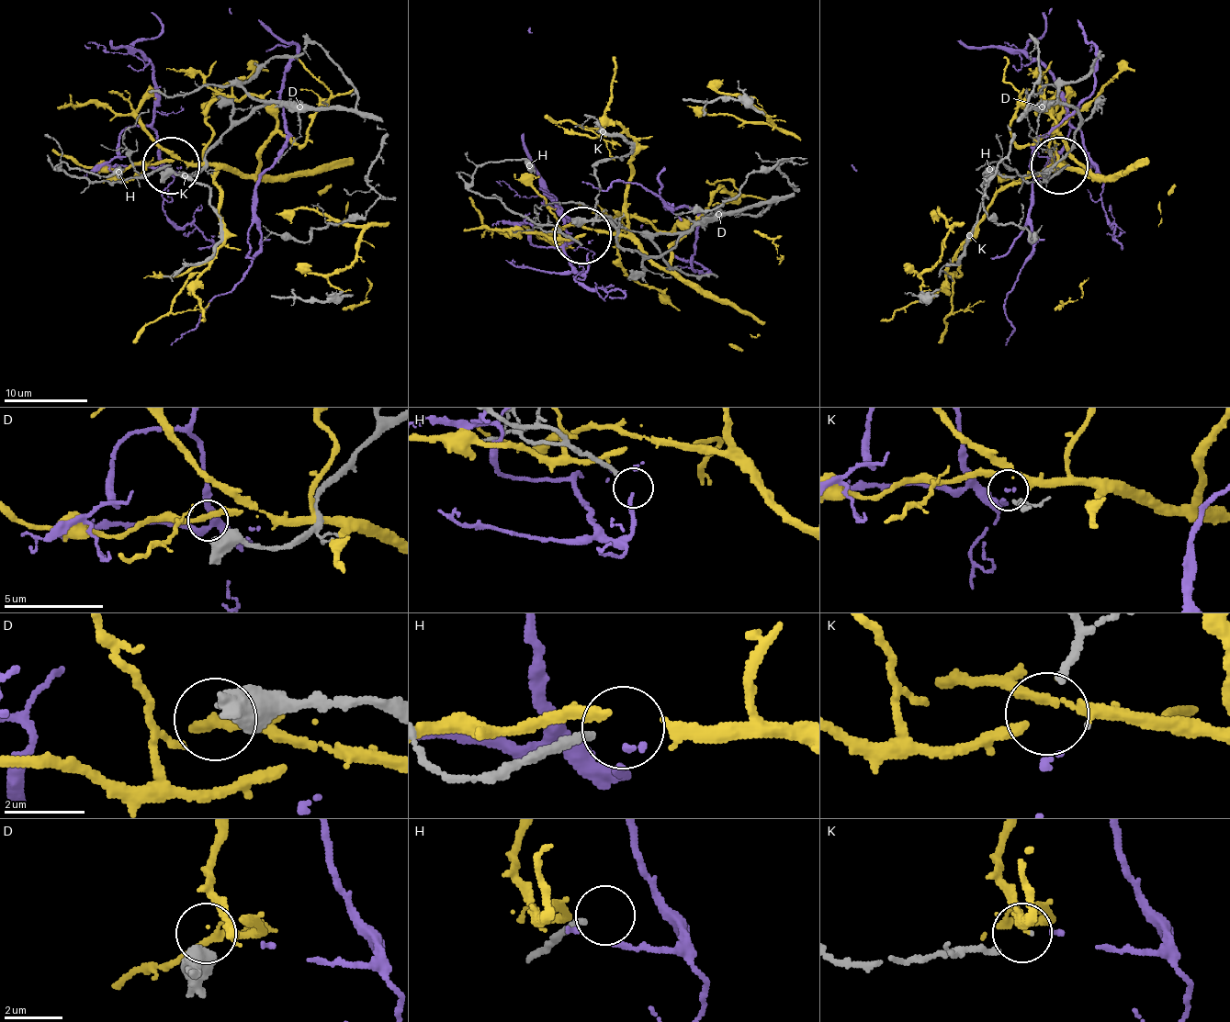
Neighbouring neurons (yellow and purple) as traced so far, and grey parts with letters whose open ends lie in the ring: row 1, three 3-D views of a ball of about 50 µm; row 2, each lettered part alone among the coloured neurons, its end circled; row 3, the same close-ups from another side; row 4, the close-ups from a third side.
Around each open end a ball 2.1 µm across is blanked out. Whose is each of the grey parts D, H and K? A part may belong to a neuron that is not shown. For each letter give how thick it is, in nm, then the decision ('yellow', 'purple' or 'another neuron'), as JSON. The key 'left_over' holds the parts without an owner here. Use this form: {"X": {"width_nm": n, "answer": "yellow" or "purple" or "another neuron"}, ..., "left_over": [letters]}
{"D": {"width_nm": 440, "answer": "another neuron"}, "H": {"width_nm": 200, "answer": "another neuron"}, "K": {"width_nm": 50, "answer": "purple"}, "left_over": ["D", "H"]}

